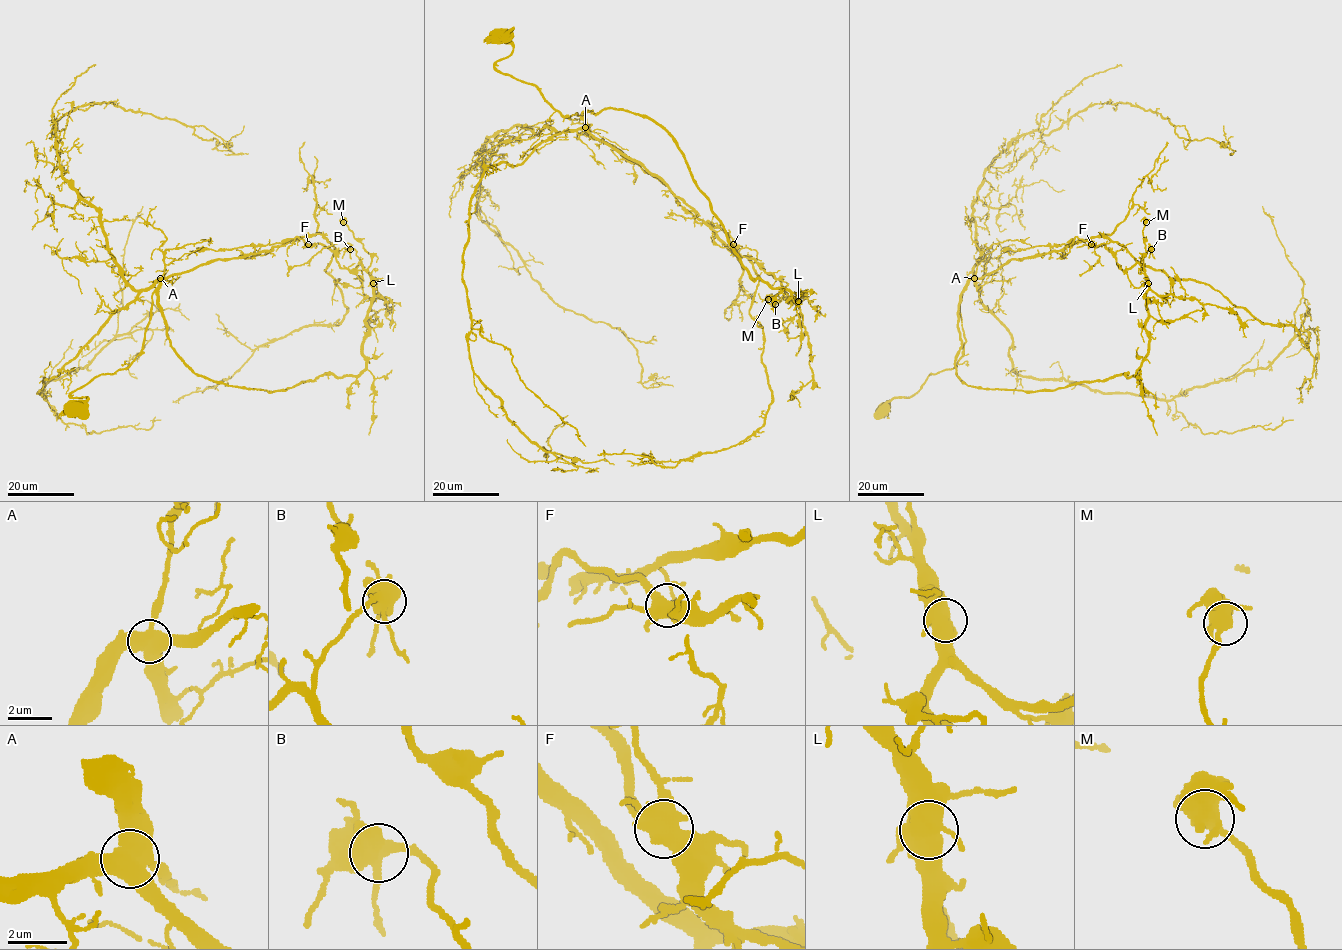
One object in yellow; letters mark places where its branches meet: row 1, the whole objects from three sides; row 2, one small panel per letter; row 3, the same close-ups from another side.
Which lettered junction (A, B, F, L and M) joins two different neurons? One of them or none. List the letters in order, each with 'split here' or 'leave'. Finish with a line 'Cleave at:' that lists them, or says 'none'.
A: leave
B: leave
F: leave
L: leave
M: leave
Cleave at: none

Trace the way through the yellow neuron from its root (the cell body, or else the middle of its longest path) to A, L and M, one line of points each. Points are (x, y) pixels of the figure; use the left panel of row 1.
A: (73, 408), (88, 398), (72, 397), (73, 391), (100, 375), (126, 368), (141, 351), (152, 292), (160, 278)
L: (73, 408), (88, 398), (73, 391), (141, 351), (172, 274), (298, 237), (373, 283)
M: (73, 408), (88, 398), (73, 391), (141, 351), (161, 279), (296, 237), (366, 269), (372, 257), (343, 222)

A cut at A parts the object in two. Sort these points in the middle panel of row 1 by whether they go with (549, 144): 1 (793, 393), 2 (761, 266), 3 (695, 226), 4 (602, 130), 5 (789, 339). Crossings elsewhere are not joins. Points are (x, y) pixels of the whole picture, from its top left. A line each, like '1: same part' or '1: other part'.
1: other part
2: other part
3: other part
4: other part
5: other part

